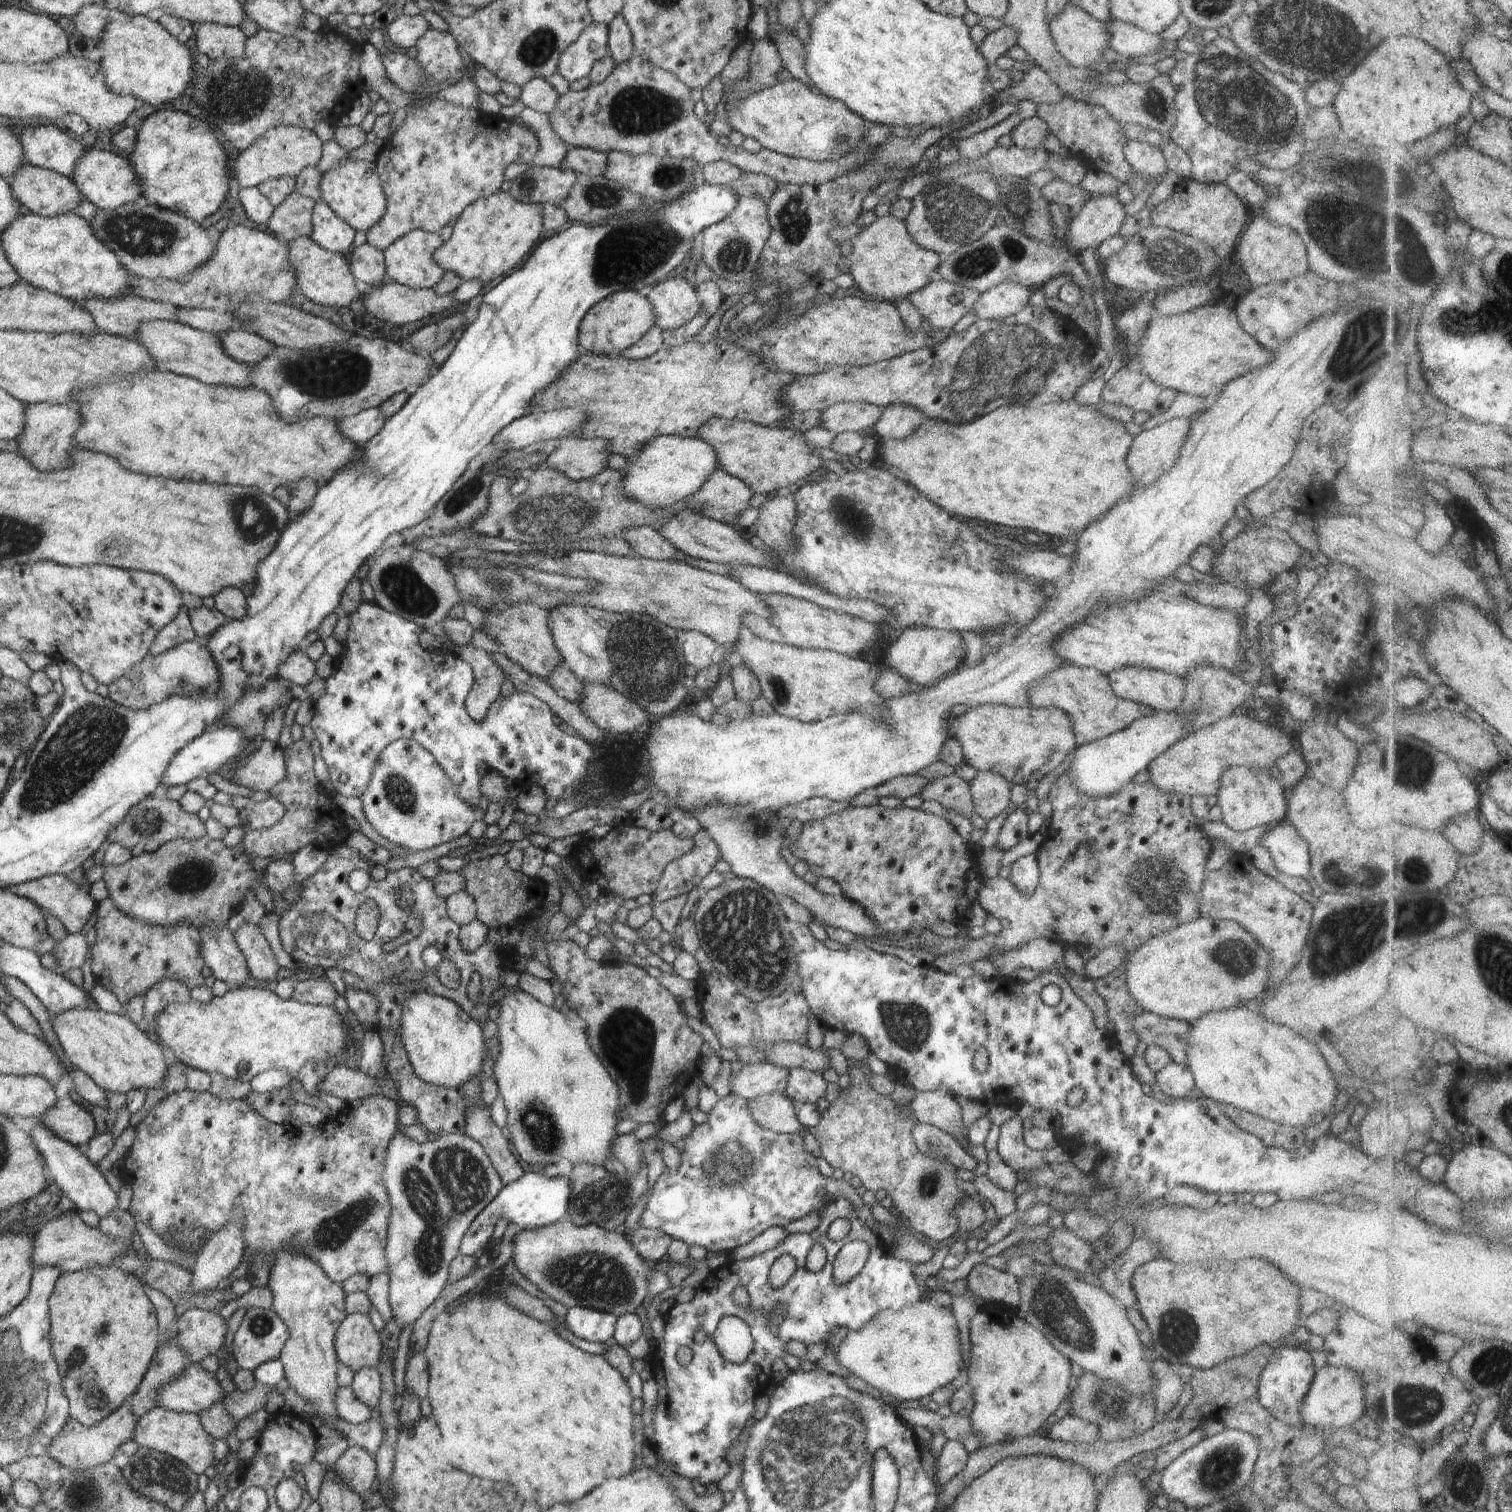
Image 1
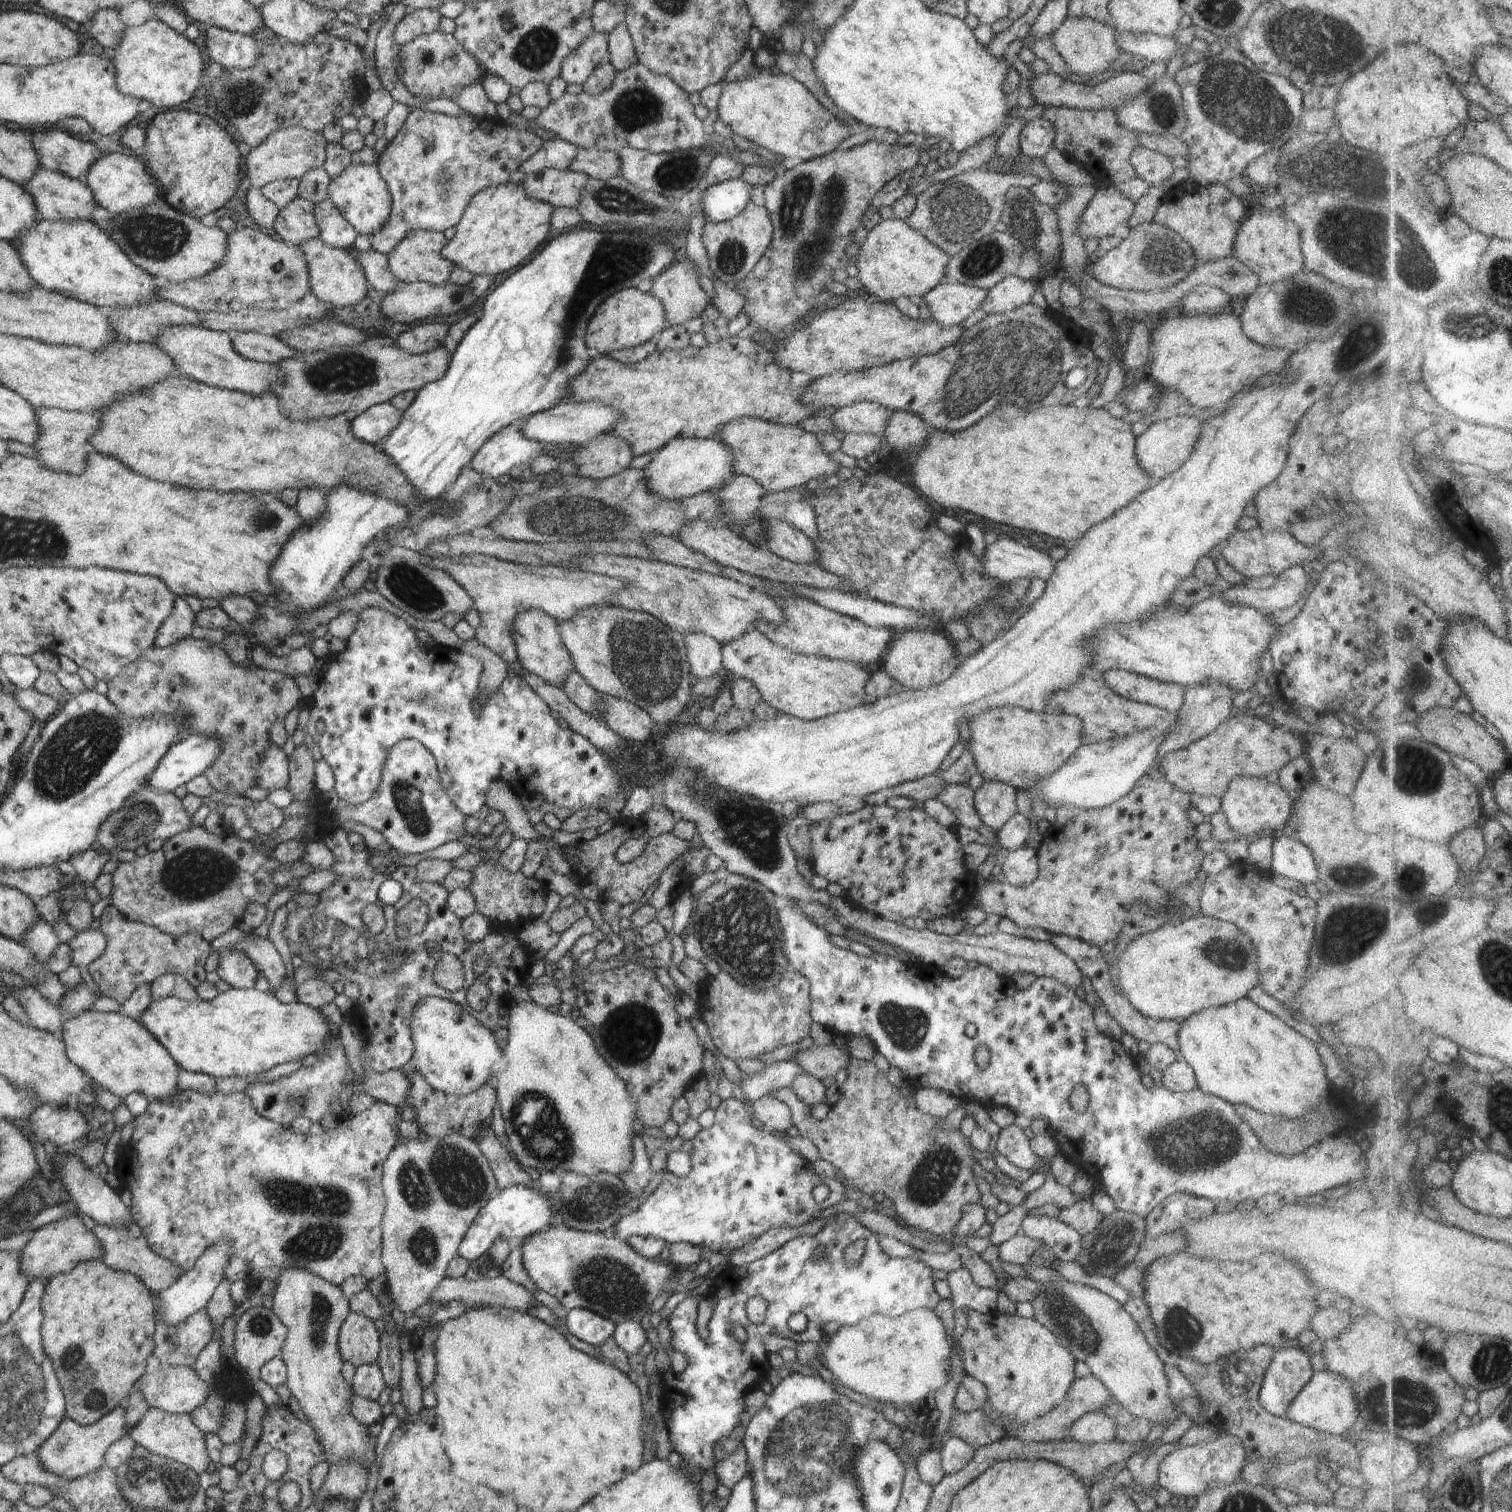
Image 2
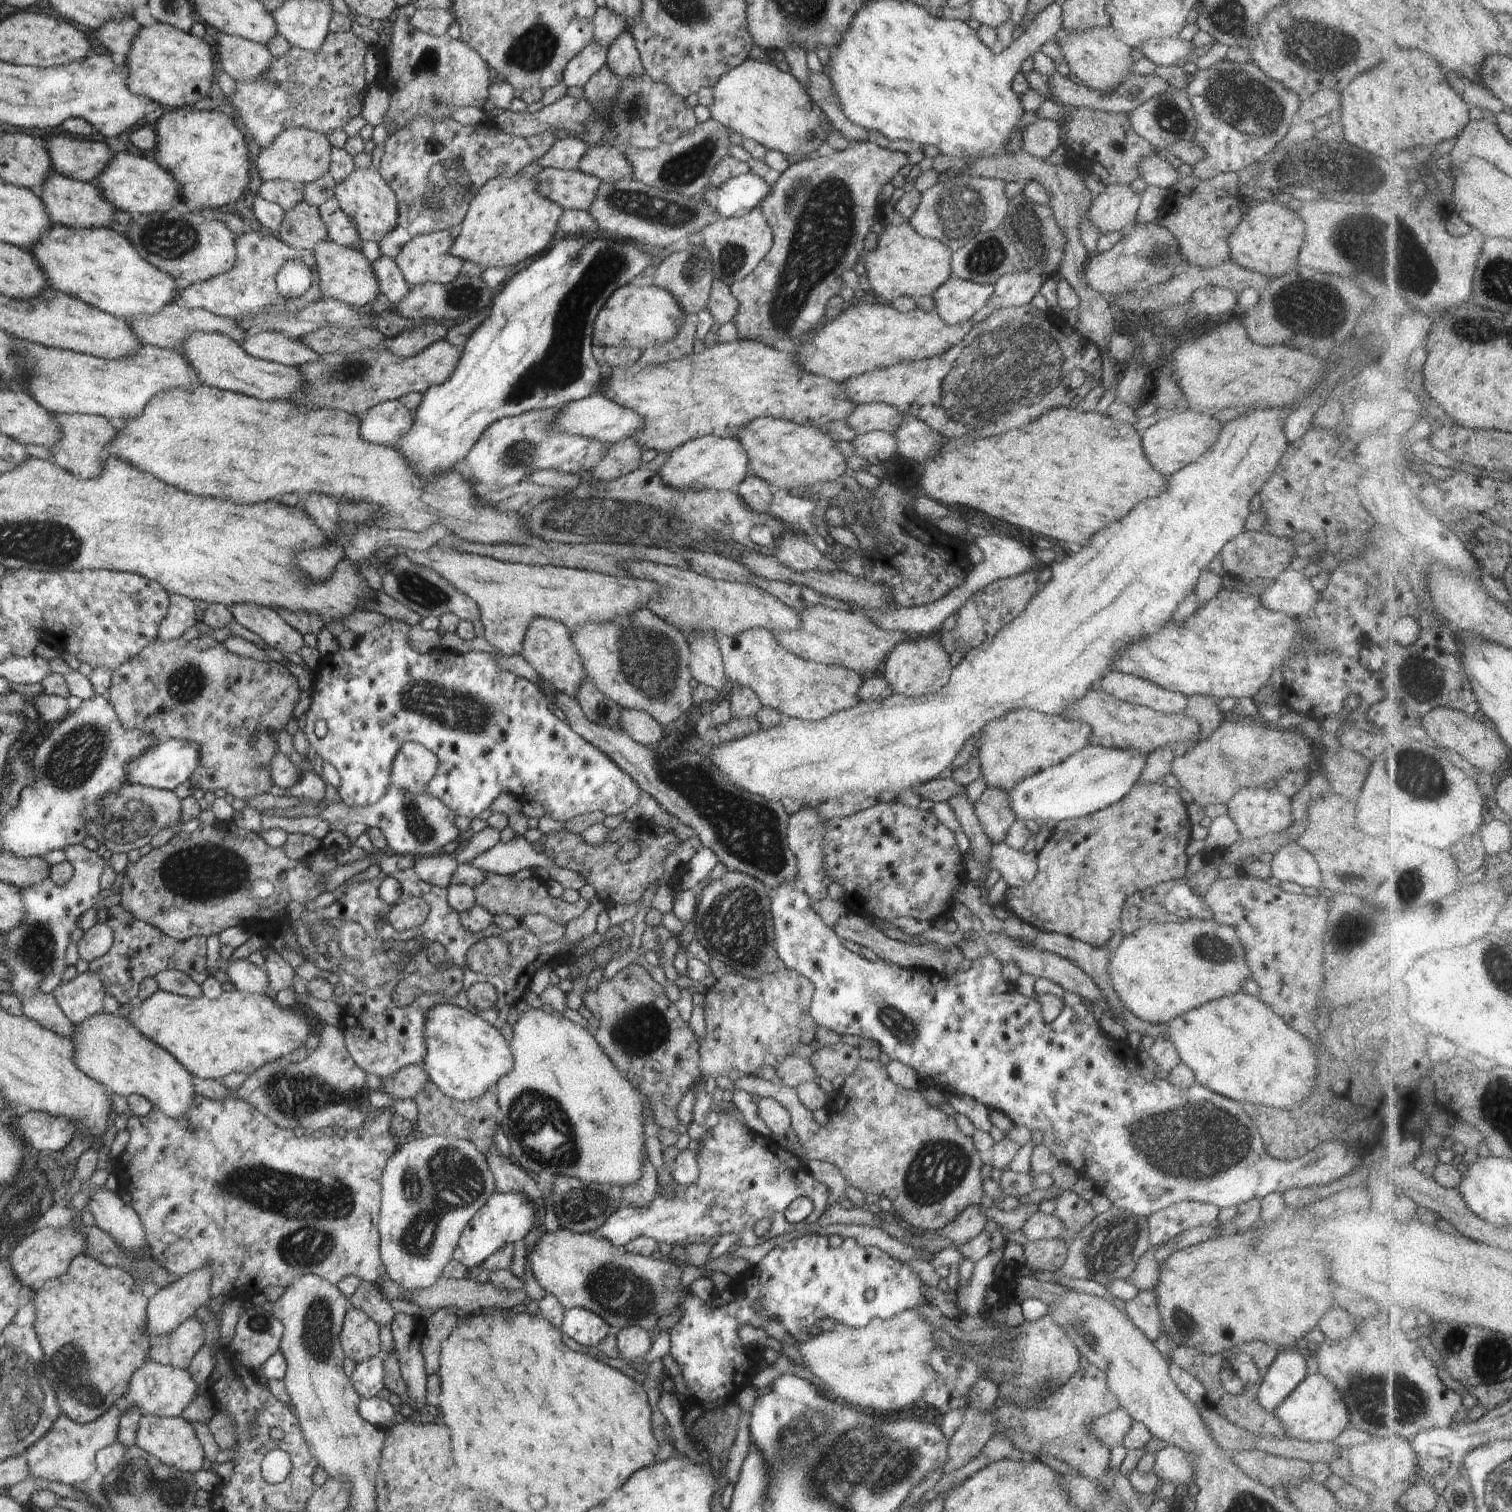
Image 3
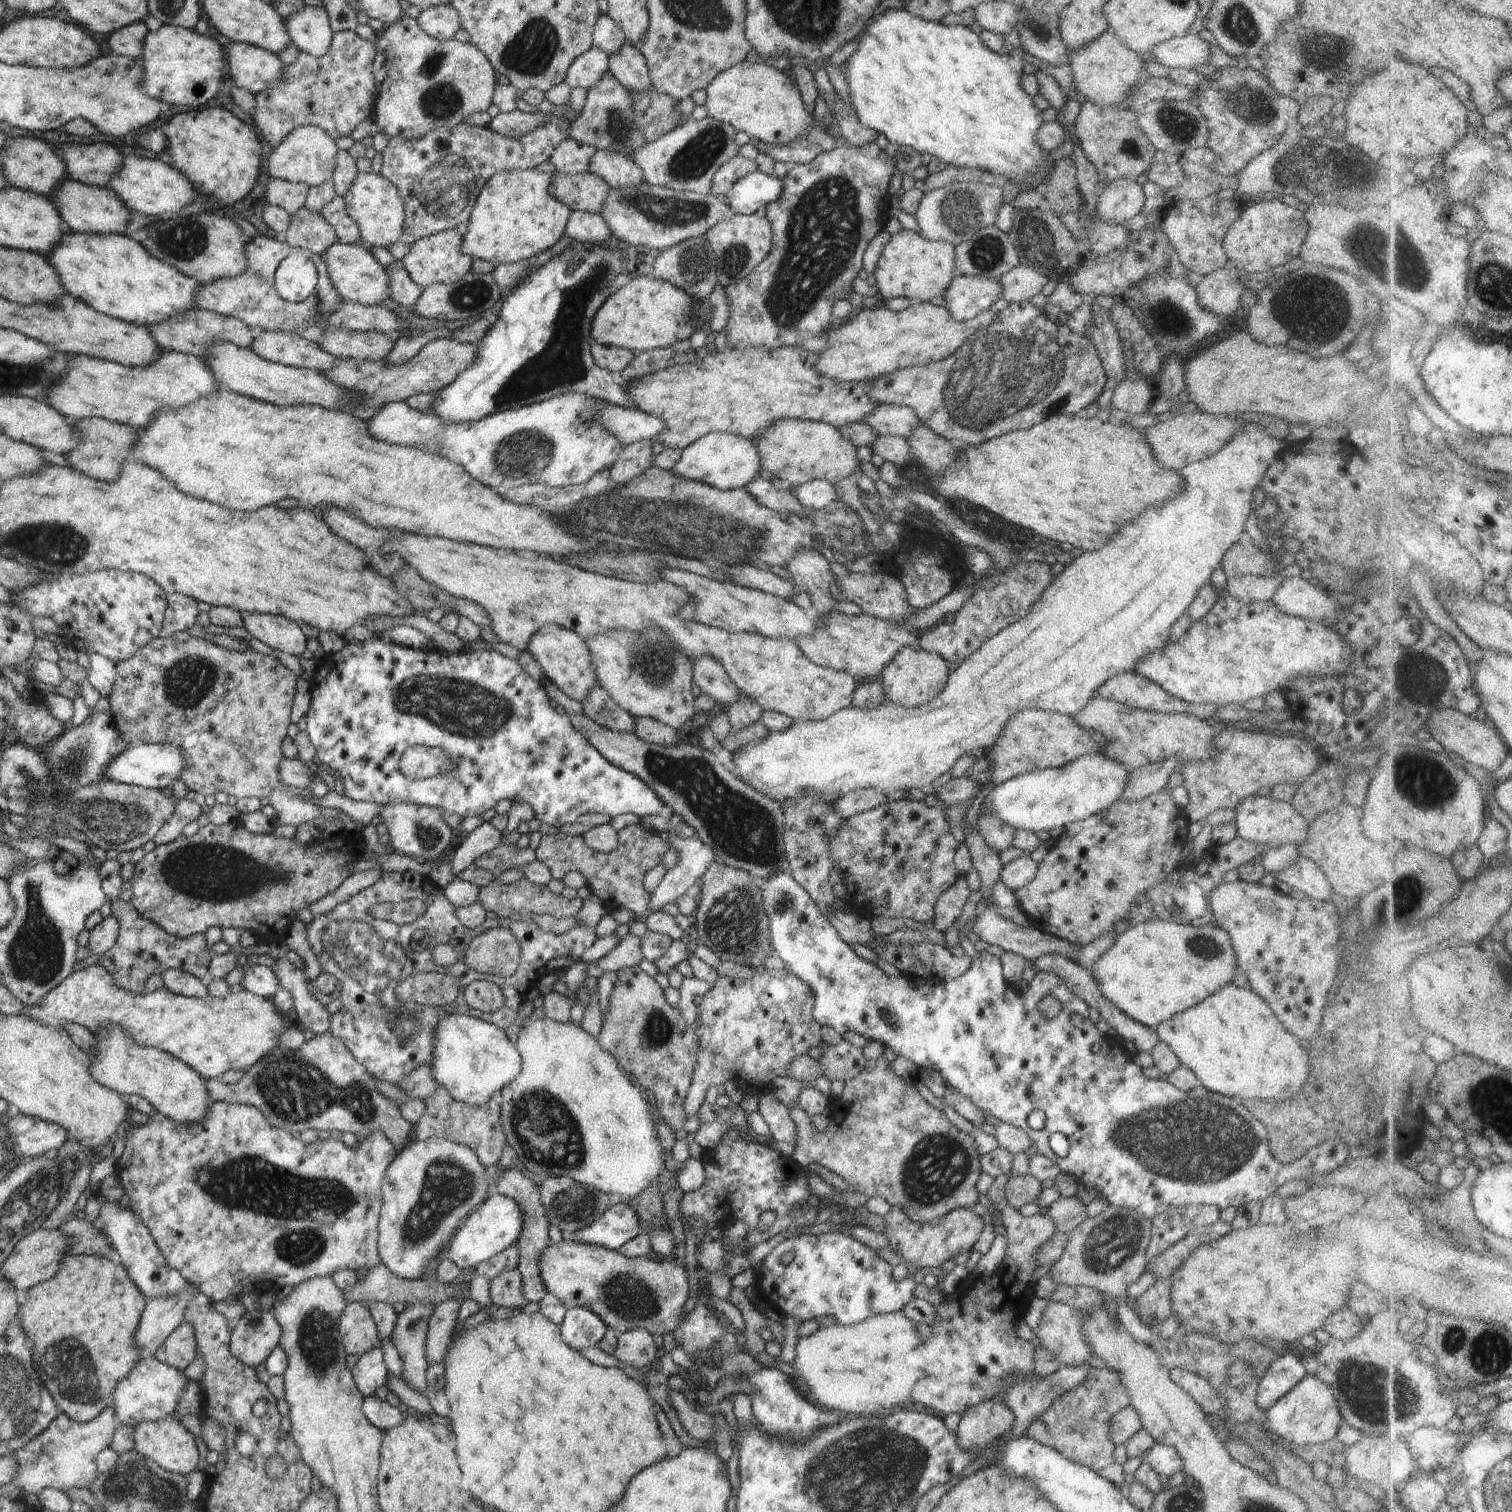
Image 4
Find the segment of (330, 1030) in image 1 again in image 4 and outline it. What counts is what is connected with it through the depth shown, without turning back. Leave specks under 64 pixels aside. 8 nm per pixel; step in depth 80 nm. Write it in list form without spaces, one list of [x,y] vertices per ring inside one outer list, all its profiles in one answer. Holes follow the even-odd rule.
[[[91,965],[72,973],[46,996],[43,996],[37,1005],[25,1006],[22,1013],[47,1027],[60,1030],[64,1030],[65,1022],[79,1024],[88,1028],[94,1035],[108,1025],[122,1027],[129,1032],[129,1035],[132,1035],[136,1044],[172,1054],[191,1066],[206,1081],[220,1078],[230,1070],[246,1072],[267,1053],[282,1046],[279,1039],[282,1030],[294,1028],[288,1017],[278,1012],[271,999],[263,999],[244,989],[241,992],[230,993],[221,999],[214,998],[210,994],[204,998],[187,997],[174,994],[166,988],[135,995],[119,987],[110,973],[100,965]]]

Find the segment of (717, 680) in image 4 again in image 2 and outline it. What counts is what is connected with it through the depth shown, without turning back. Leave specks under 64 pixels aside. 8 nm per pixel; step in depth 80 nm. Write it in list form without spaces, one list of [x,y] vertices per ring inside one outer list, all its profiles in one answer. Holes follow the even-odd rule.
[[[704,633],[683,635],[691,672],[699,679],[718,675],[723,668],[722,645]]]

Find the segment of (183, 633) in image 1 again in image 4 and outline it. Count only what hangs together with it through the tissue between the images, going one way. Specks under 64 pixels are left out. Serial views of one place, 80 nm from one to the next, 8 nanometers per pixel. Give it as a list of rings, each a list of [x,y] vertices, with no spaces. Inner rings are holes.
[[[167,593],[167,607],[162,630],[166,634],[190,630],[198,616],[198,601],[180,593]]]

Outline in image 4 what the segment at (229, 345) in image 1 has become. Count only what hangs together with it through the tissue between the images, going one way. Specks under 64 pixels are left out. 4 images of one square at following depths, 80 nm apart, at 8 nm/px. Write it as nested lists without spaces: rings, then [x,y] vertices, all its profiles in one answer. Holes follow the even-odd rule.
[[[262,331],[249,344],[249,348],[260,358],[291,367],[315,369],[322,372],[335,366],[337,359],[325,353],[313,341],[302,338],[296,332]]]

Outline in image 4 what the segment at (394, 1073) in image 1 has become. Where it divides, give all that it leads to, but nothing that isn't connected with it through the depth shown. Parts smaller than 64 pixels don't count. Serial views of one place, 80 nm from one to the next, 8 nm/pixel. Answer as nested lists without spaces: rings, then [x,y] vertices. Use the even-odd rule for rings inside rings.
[[[438,1085],[431,1095],[423,1098],[423,1101],[425,1111],[414,1125],[413,1139],[423,1141],[438,1137],[465,1144],[476,1153],[486,1168],[493,1170],[500,1159],[503,1146],[506,1145],[501,1125],[501,1106],[496,1101],[490,1098],[482,1106],[472,1106],[466,1102],[454,1100],[442,1085]]]

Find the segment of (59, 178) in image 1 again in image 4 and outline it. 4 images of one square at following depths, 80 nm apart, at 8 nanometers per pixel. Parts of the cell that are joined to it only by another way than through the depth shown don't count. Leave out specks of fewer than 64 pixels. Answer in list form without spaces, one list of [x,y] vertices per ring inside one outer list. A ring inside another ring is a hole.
[[[72,178],[62,179],[48,198],[53,202],[61,219],[69,230],[77,233],[124,234],[126,222],[130,216],[127,206],[107,186],[87,185]]]

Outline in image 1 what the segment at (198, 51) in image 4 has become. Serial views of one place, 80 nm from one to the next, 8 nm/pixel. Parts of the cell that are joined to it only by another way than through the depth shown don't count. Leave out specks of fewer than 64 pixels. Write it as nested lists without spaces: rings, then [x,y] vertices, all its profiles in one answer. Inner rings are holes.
[[[134,15],[125,23],[108,19],[101,32],[97,47],[103,55],[99,65],[104,73],[104,84],[120,96],[132,95],[147,106],[165,106],[178,98],[193,80],[196,65],[190,49],[174,38],[155,16]]]

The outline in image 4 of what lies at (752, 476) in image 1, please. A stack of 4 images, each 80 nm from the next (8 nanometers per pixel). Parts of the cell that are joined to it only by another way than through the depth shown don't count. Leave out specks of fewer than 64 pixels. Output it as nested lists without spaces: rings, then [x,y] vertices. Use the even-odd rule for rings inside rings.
[[[782,419],[774,421],[752,440],[760,455],[760,468],[790,487],[821,480],[835,485],[842,478],[856,473],[856,447],[842,438],[838,429],[822,421]]]

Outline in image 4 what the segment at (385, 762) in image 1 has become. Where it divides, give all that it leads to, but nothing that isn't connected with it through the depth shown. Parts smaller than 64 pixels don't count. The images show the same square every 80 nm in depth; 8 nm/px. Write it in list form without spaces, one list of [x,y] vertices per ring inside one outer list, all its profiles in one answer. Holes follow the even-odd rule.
[[[414,745],[403,752],[399,769],[405,777],[413,781],[446,774],[452,770],[452,764],[442,749]],[[392,801],[378,811],[389,832],[388,846],[395,852],[412,857],[417,861],[436,861],[450,849],[450,840],[457,832],[448,827],[442,818],[444,811],[438,807],[420,806],[410,801]]]

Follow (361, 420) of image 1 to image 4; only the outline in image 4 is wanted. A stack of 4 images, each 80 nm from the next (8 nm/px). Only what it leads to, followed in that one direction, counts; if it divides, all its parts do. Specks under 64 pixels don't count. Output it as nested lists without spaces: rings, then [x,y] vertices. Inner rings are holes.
[[[580,393],[558,395],[551,399],[511,411],[500,411],[475,423],[445,425],[440,417],[410,408],[404,401],[382,405],[367,421],[367,431],[372,438],[405,447],[438,452],[462,468],[472,478],[499,491],[509,491],[532,483],[547,484],[552,488],[579,485],[593,477],[596,472],[606,474],[615,463],[624,446],[597,420],[599,399]]]

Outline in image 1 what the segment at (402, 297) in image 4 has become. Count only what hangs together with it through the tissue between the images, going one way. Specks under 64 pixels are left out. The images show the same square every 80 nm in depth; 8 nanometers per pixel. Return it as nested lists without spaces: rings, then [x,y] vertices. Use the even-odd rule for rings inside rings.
[[[367,242],[352,250],[349,267],[356,281],[362,280],[372,287],[392,281],[386,274],[382,251]]]

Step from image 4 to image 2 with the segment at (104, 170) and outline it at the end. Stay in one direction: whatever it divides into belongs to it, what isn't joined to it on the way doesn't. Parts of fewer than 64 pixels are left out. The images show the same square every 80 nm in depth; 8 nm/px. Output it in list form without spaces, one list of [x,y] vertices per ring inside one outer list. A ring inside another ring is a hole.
[[[62,130],[36,132],[30,138],[40,166],[73,179],[87,173],[92,161],[102,154],[92,143]]]

